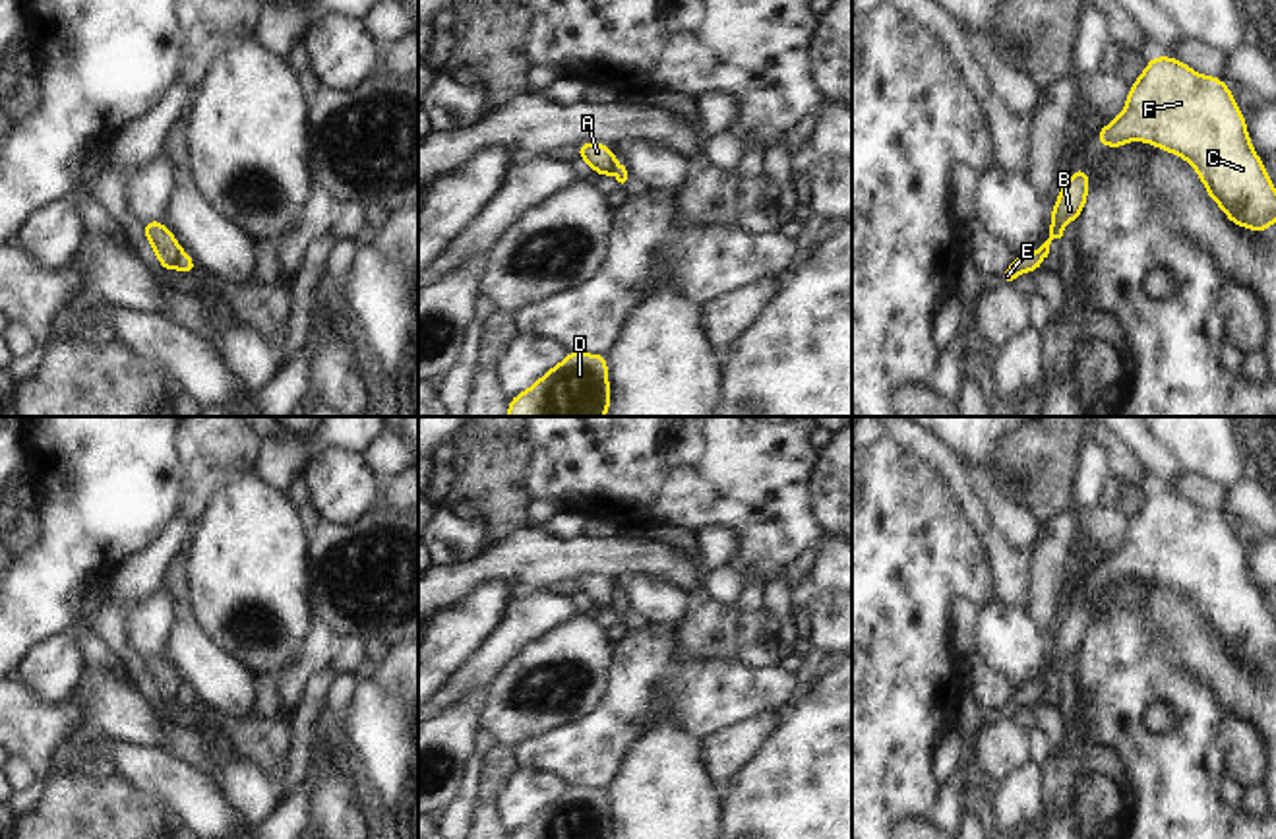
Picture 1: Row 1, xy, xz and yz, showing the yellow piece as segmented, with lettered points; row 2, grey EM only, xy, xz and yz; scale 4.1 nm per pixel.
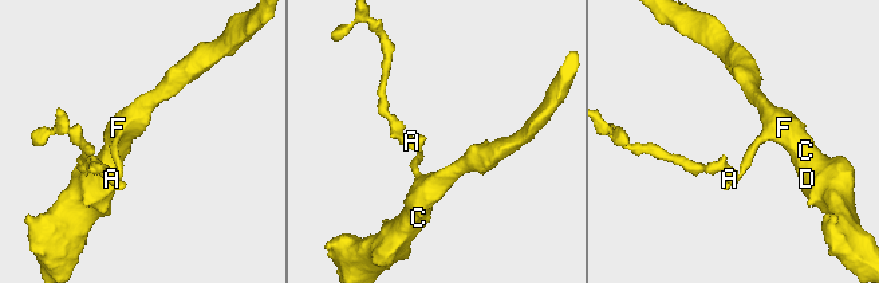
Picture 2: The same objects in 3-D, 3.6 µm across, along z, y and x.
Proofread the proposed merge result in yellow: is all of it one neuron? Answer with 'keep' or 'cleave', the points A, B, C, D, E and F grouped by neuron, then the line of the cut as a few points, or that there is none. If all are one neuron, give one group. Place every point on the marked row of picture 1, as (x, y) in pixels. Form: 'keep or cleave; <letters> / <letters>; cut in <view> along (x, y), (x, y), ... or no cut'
cleave; A / B C D E F; cut in xy along (182, 250), (177, 266)

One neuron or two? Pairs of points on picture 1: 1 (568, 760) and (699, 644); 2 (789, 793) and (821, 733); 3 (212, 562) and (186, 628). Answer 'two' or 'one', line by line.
1: two
2: one
3: two

